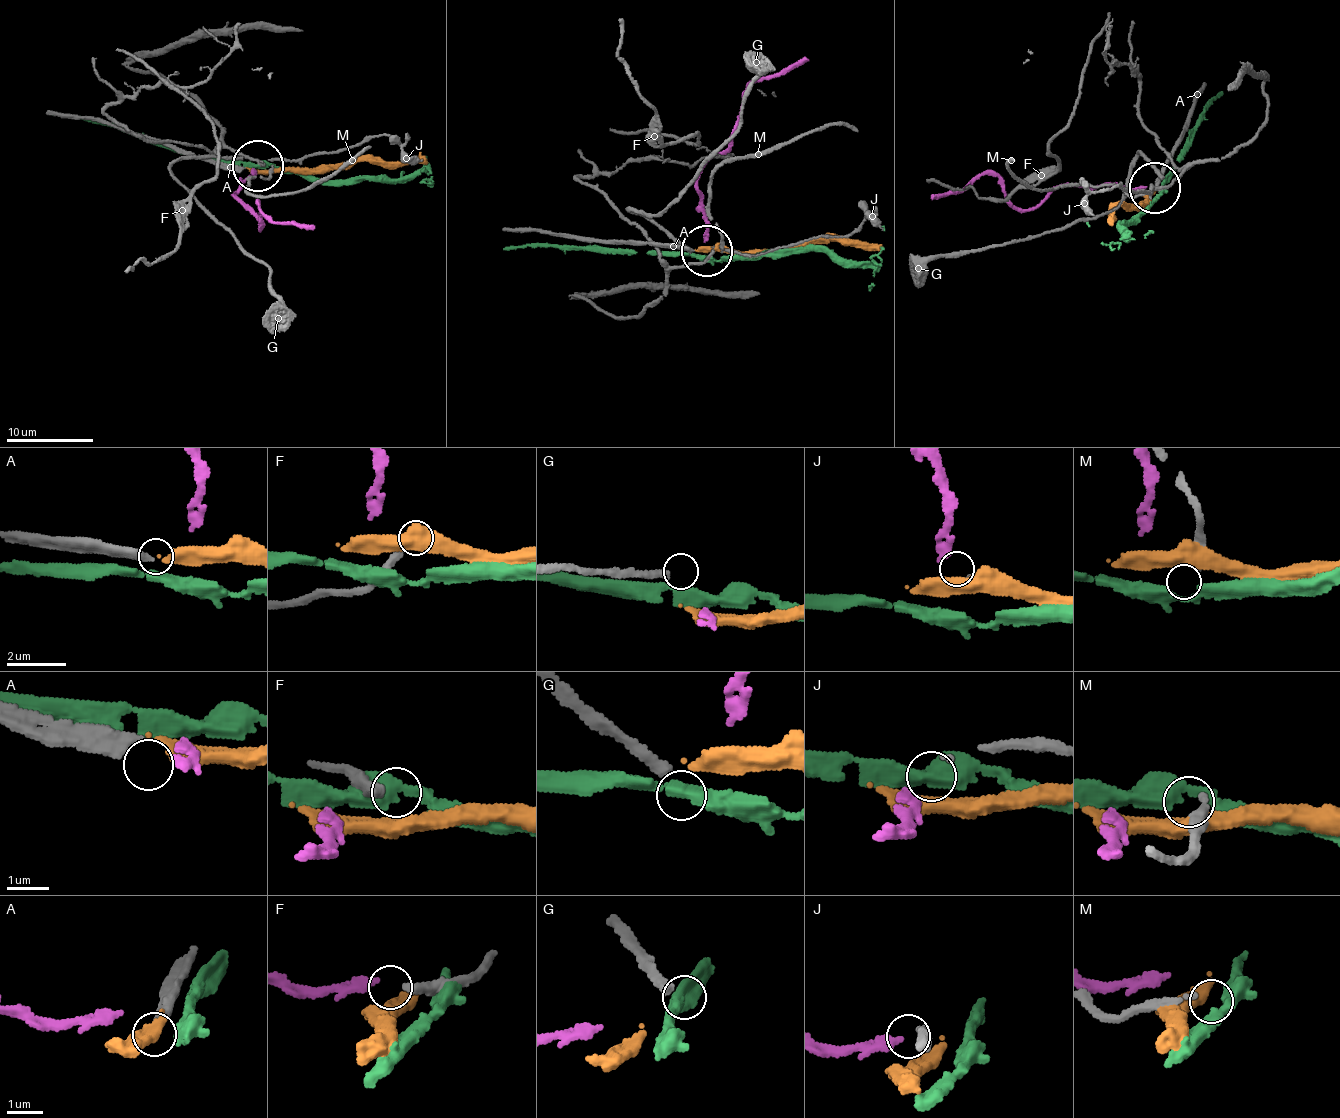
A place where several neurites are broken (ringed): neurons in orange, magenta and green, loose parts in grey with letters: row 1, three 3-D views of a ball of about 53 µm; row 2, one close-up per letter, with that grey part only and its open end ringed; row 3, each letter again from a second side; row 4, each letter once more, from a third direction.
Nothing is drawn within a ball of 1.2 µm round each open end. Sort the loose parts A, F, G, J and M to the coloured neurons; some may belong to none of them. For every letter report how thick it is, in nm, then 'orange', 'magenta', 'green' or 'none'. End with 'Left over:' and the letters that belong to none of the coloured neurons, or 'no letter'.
A: calibre 400 nm; orange
F: calibre 280 nm; none
G: calibre 240 nm; none
J: calibre 80 nm; none
M: calibre 180 nm; green
Left over: F, G, J

